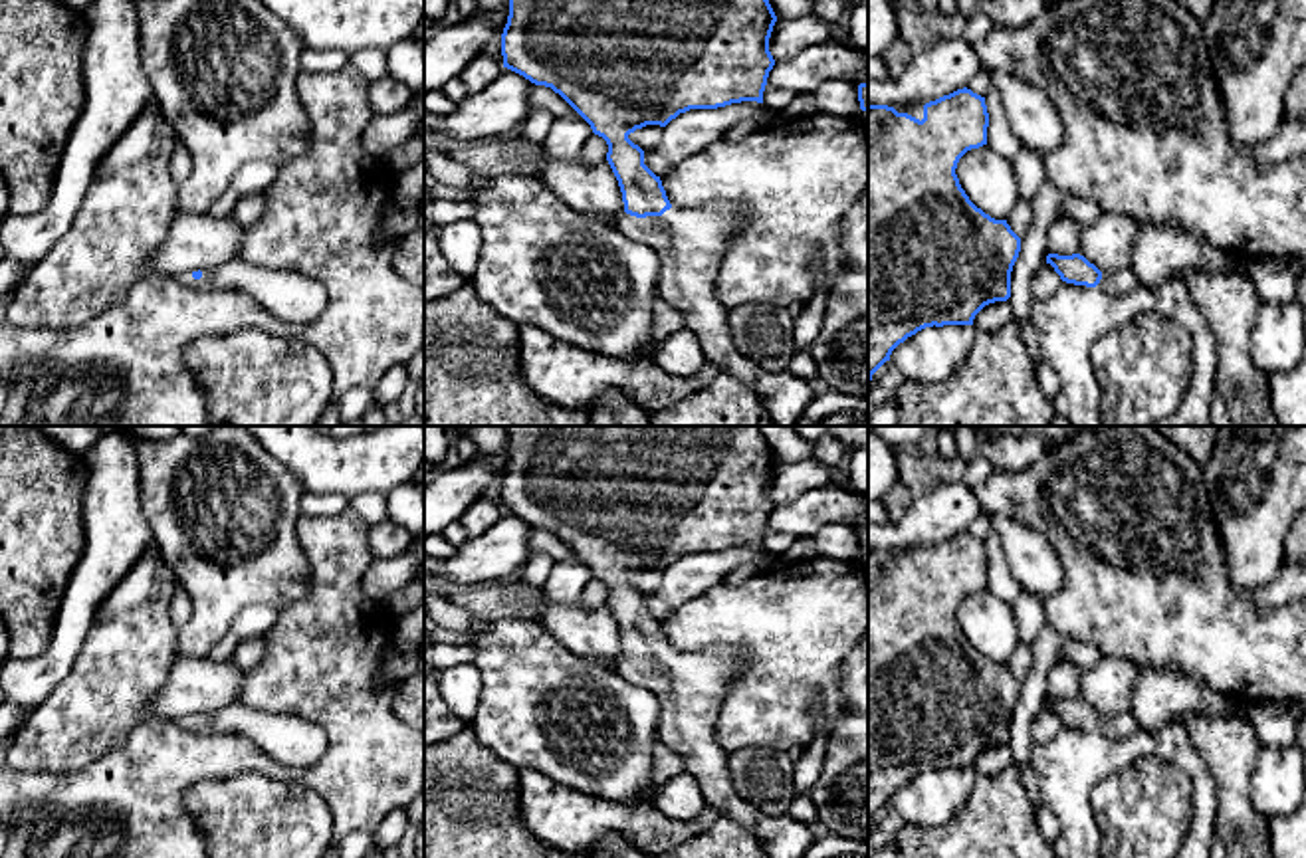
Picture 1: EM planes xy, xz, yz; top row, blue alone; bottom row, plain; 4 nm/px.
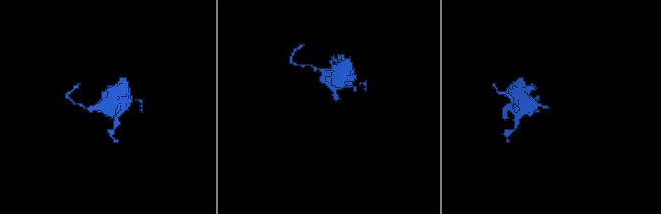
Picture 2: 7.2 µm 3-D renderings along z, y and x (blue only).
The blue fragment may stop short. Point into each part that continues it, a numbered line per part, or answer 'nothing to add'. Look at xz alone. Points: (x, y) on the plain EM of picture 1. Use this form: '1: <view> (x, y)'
1: xz (692, 686)

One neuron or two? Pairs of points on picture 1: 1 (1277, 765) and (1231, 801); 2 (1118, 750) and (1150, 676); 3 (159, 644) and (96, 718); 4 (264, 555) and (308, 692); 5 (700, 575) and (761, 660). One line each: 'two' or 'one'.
1: two
2: two
3: one
4: two
5: two

